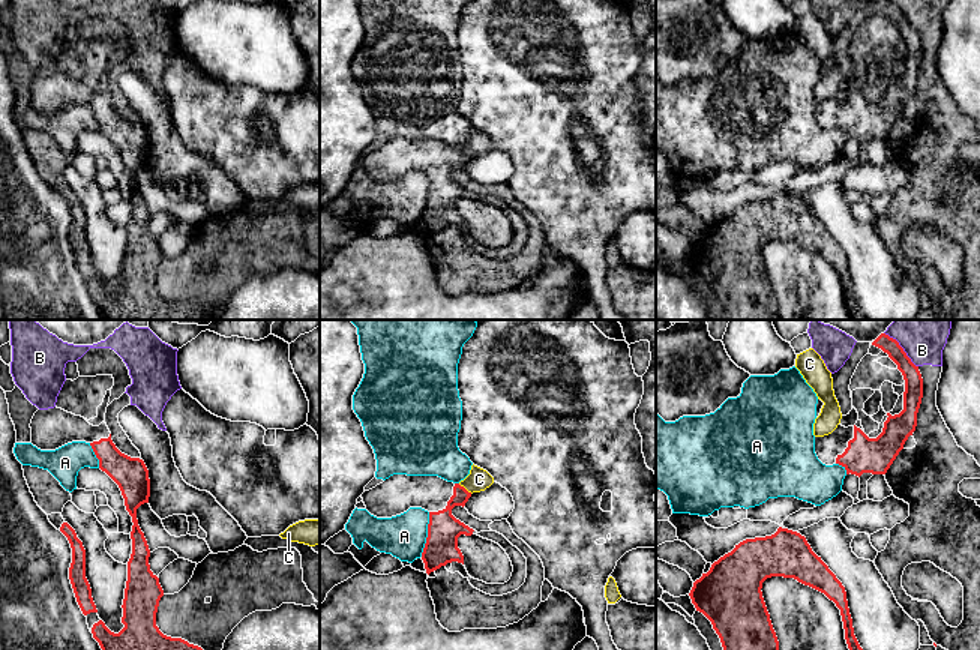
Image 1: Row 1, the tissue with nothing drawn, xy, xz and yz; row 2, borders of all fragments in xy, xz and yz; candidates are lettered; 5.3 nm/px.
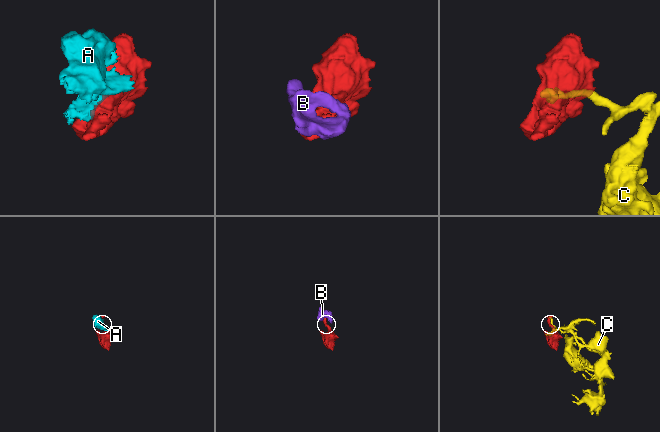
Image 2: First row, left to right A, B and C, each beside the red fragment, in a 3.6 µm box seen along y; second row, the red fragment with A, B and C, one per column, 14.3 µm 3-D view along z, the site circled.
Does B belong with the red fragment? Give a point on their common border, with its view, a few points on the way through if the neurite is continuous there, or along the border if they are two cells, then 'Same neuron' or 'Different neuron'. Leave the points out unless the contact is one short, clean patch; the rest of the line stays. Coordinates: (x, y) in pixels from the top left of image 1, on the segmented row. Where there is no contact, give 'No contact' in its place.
Touches red at yz (902, 349). Different neuron

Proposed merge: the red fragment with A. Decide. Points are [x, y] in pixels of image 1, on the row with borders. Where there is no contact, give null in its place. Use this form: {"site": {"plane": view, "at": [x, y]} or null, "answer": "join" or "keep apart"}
{"site": {"plane": "xz", "at": [428, 535]}, "answer": "keep apart"}

